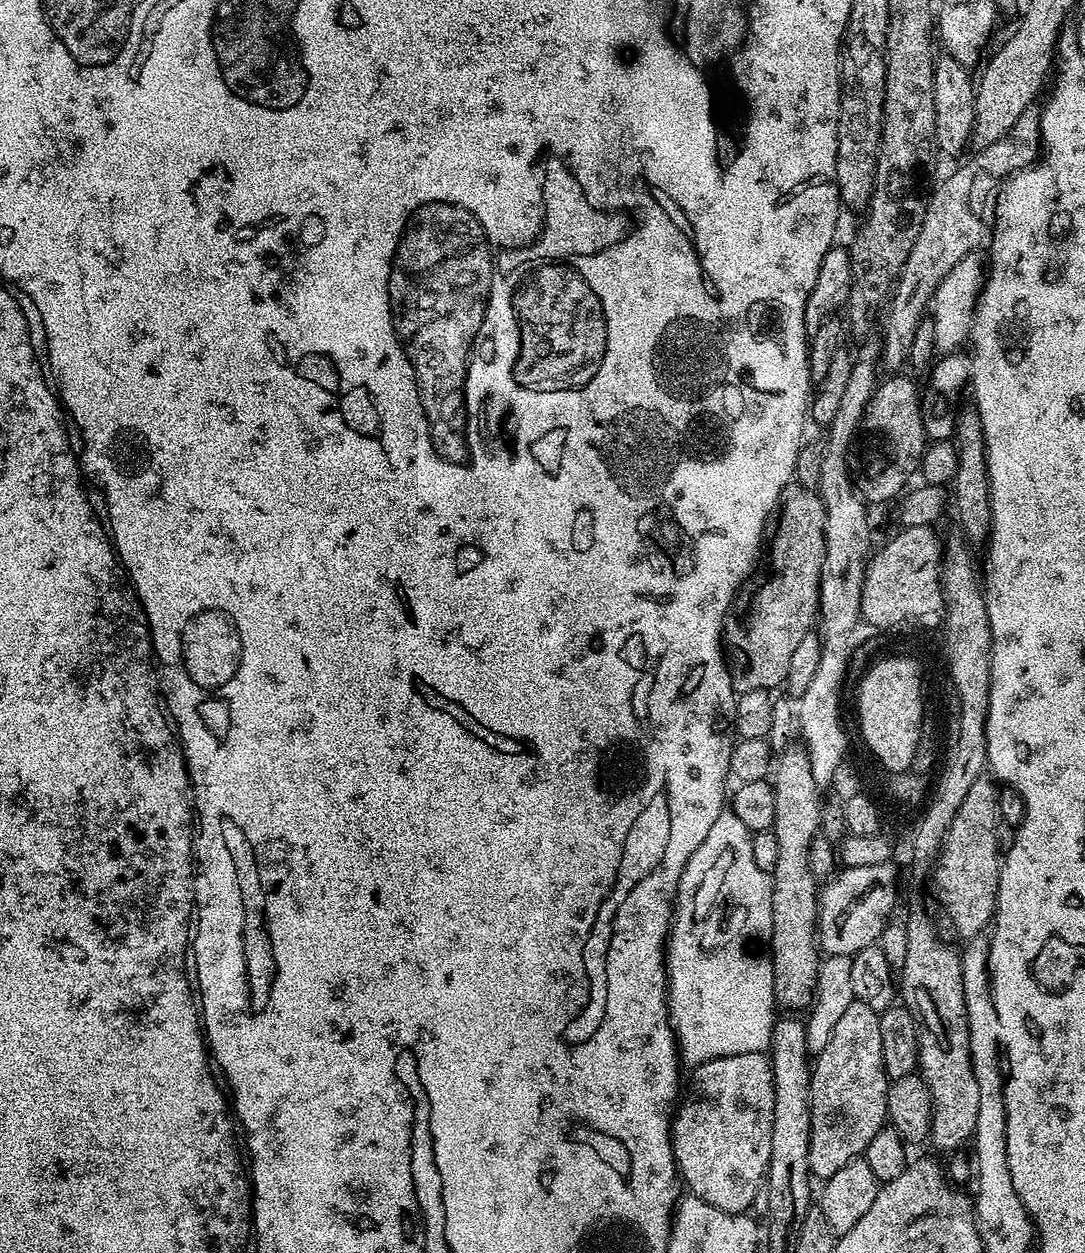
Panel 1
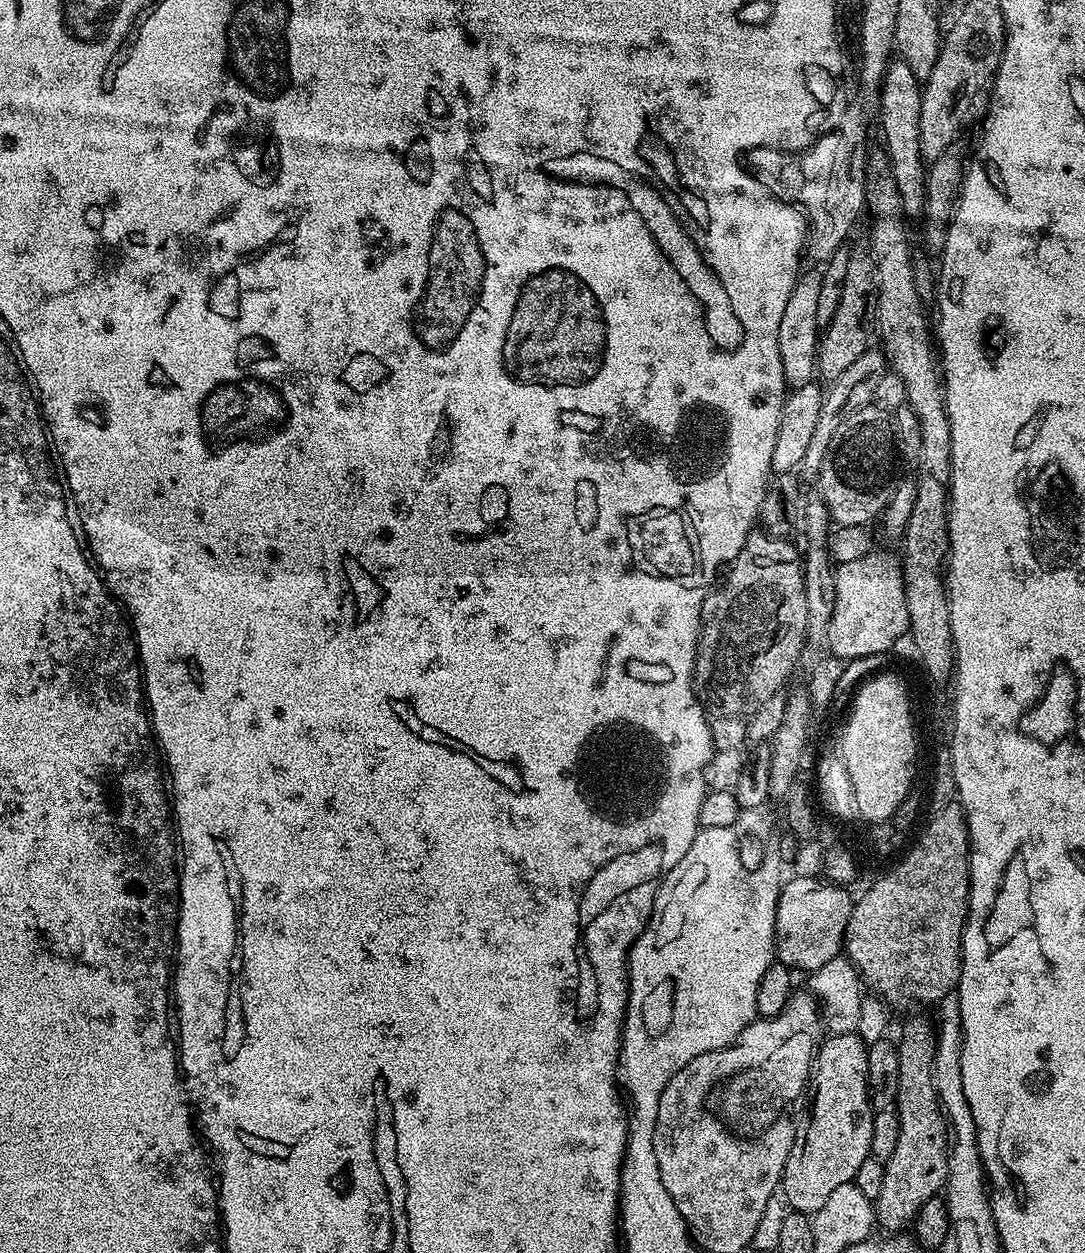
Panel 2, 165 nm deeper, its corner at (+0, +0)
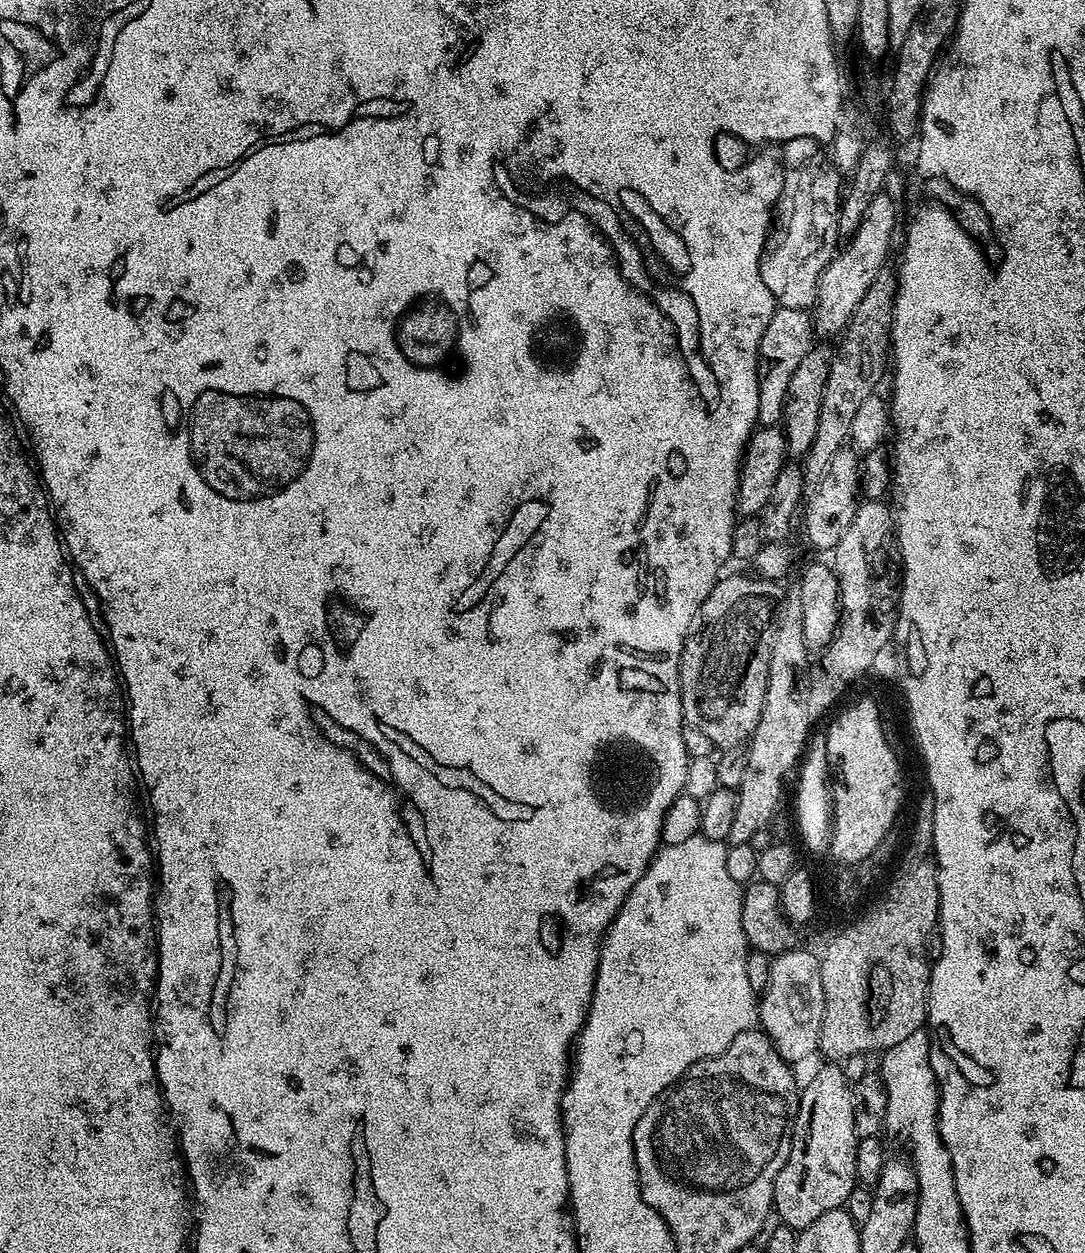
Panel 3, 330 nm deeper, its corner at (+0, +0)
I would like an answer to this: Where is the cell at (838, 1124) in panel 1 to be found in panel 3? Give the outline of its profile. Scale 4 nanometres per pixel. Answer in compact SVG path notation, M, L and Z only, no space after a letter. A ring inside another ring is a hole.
M825 1063L825 1068L820 1068L812 1076L808 1085L803 1085L800 1092L800 1105L796 1121L792 1124L792 1149L790 1158L786 1158L786 1166L778 1170L774 1182L772 1206L779 1223L797 1230L810 1226L817 1218L822 1218L826 1210L834 1210L847 1205L850 1190L857 1187L856 1167L856 1141L858 1139L854 1130L854 1102L852 1101L852 1088L844 1076L843 1067L835 1063Z

